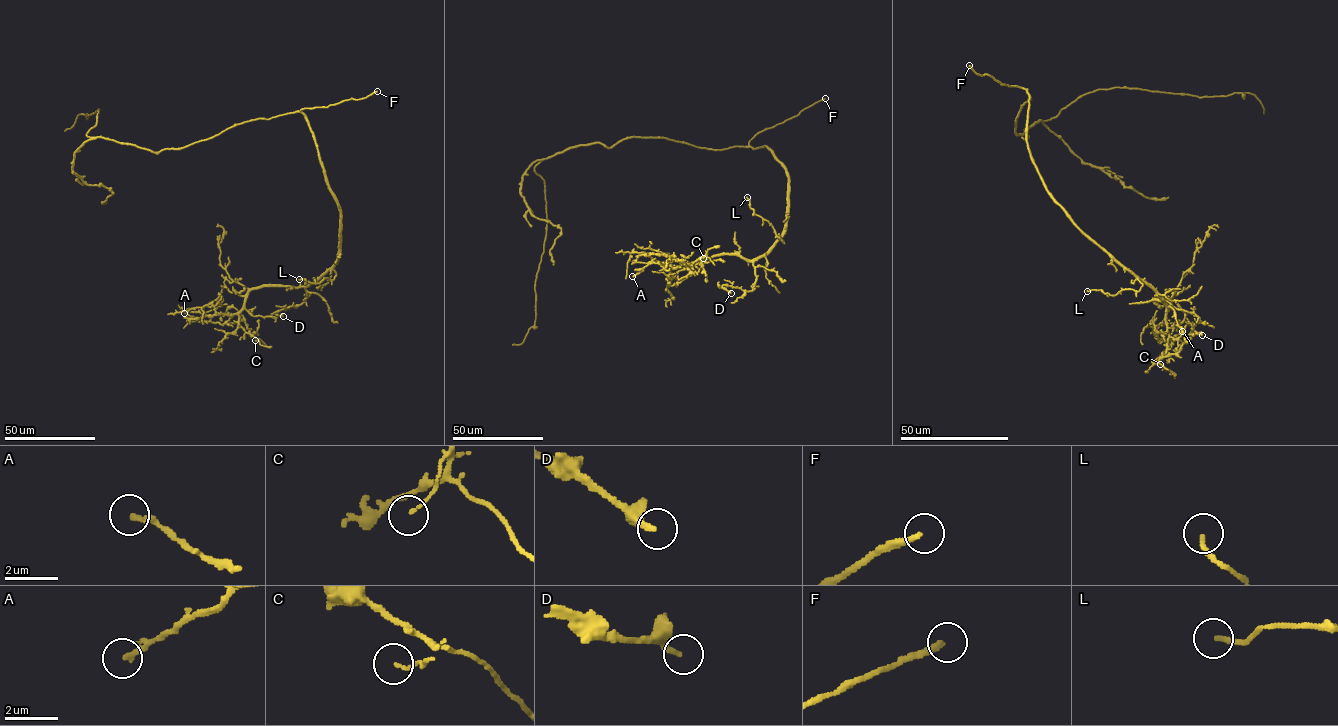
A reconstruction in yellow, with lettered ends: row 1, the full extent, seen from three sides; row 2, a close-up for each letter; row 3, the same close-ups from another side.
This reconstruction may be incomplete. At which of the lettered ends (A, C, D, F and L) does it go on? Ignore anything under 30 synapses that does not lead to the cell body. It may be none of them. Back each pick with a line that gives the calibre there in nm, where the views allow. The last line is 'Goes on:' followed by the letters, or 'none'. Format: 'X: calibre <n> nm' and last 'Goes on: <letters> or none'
F: calibre 200 nm
Goes on: F

